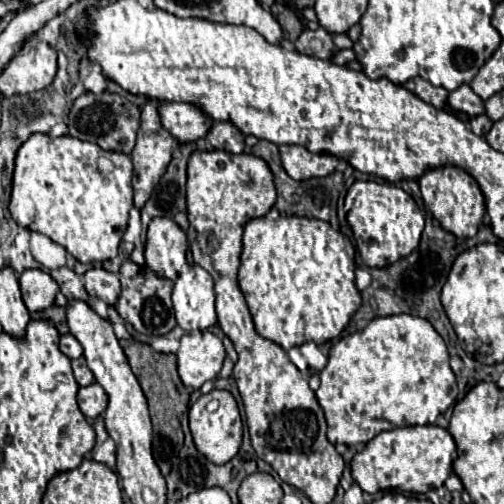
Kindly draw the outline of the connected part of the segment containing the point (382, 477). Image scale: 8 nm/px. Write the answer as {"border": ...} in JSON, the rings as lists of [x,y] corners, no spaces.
{"border":[[[436,424],[408,426],[380,432],[352,458],[350,468],[354,468],[352,472],[358,486],[368,494],[378,494],[384,490],[424,494],[428,490],[440,488],[452,474],[452,454],[456,454],[456,442],[448,430]]]}

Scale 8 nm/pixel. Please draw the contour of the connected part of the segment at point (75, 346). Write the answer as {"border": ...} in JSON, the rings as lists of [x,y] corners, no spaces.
{"border":[[[64,334],[60,338],[60,350],[68,356],[68,358],[80,358],[82,356],[82,346],[78,344],[78,340],[72,334]]]}

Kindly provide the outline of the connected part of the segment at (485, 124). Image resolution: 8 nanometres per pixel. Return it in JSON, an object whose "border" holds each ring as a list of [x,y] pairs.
{"border":[[[480,114],[480,116],[474,116],[470,120],[470,126],[472,126],[472,132],[476,136],[486,136],[490,132],[490,128],[492,128],[492,120],[486,114]]]}

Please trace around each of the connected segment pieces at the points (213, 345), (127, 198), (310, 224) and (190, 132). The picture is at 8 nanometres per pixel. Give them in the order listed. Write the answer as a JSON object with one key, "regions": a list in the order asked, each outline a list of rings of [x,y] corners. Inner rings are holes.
{"regions":[[[[204,330],[182,336],[176,356],[177,371],[184,386],[198,390],[204,382],[218,378],[226,352],[220,338]]],[[[32,134],[16,154],[12,178],[10,214],[34,232],[48,236],[64,246],[78,262],[104,262],[118,254],[118,244],[126,232],[128,212],[132,208],[132,160],[126,154],[102,150],[94,142],[82,142],[72,136],[50,138],[48,134]]],[[[262,216],[248,222],[244,228],[242,266],[238,270],[238,284],[254,318],[256,332],[290,350],[304,342],[324,344],[336,340],[348,326],[352,314],[360,308],[362,296],[354,278],[354,246],[342,232],[334,230],[328,222],[316,218],[280,216],[276,220]]],[[[170,102],[170,104],[160,104],[158,108],[162,126],[180,142],[196,142],[204,138],[212,126],[212,120],[206,118],[196,106],[190,106],[186,102]]]]}

